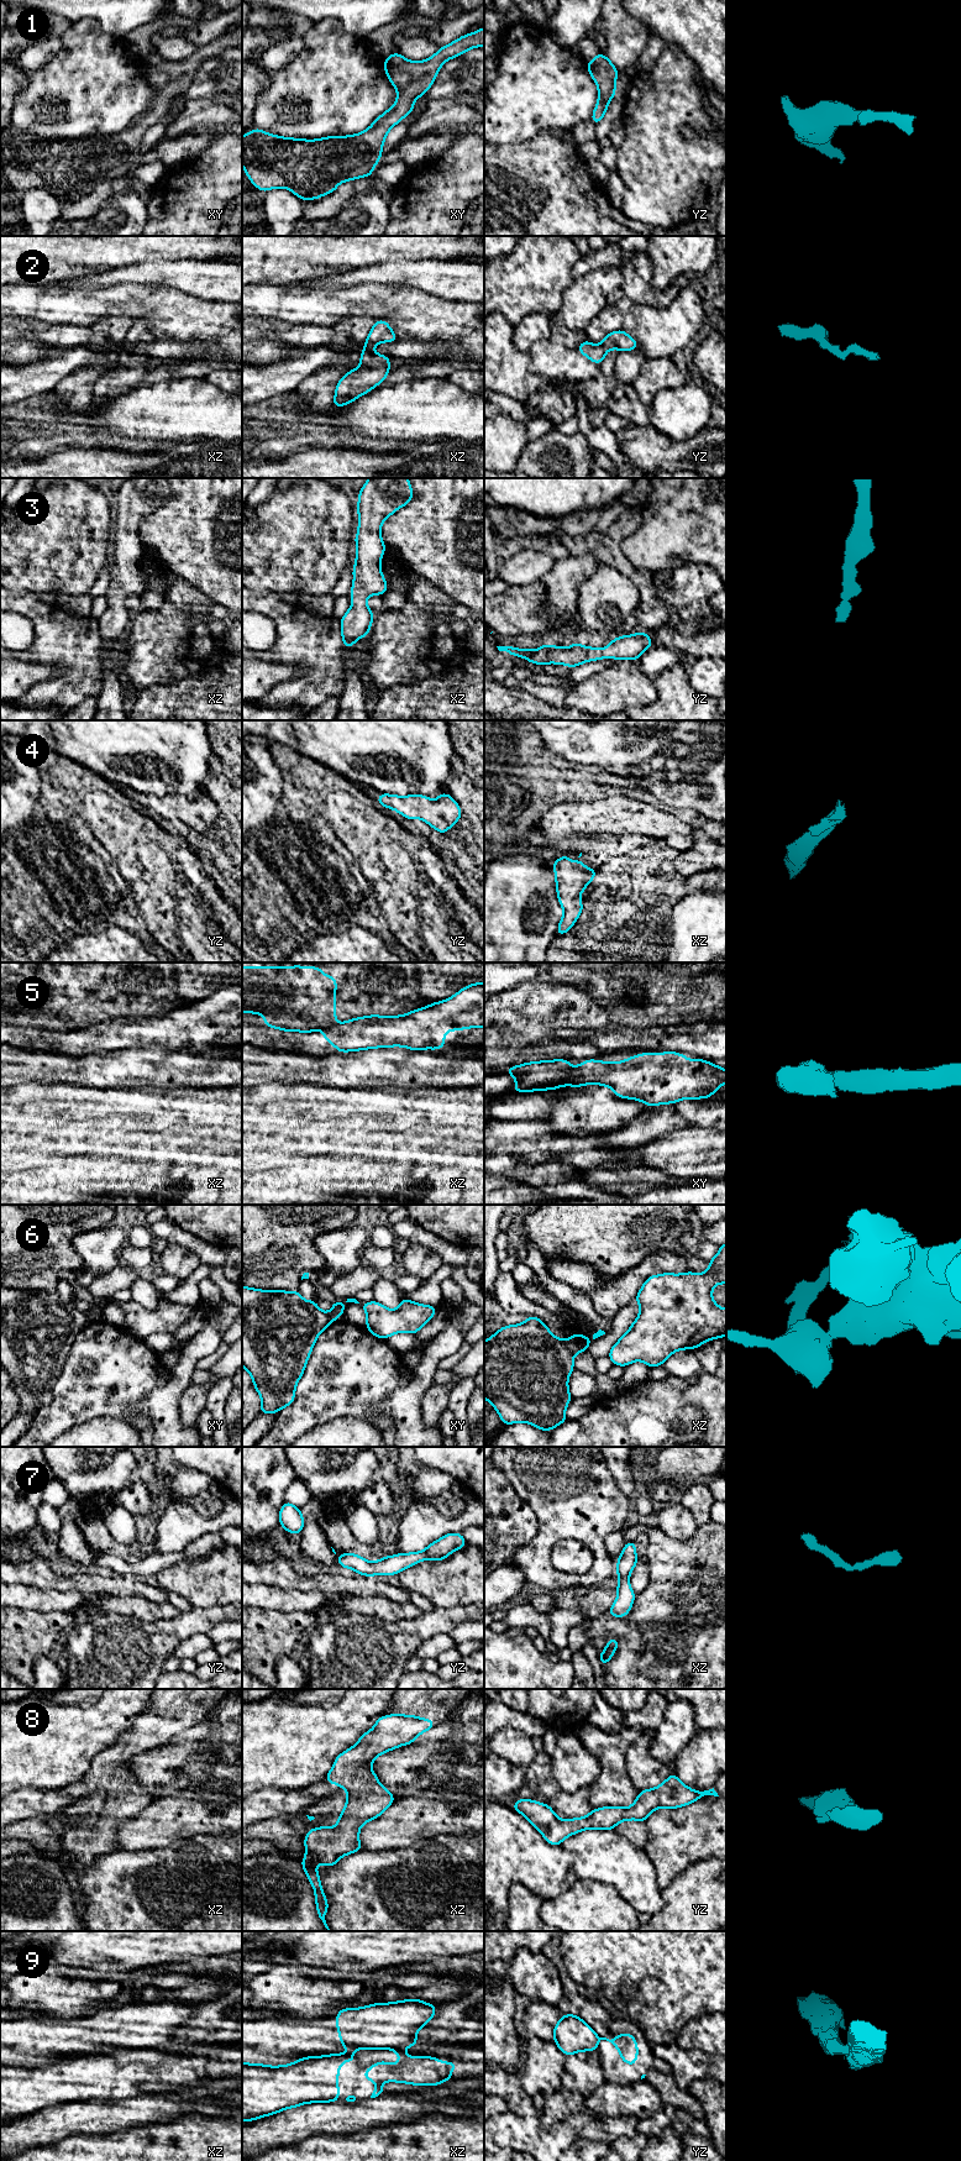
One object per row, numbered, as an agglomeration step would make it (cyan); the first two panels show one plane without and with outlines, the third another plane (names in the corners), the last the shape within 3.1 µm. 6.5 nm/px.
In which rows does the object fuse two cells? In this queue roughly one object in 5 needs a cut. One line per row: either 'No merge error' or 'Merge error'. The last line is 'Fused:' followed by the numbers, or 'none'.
1: No merge error
2: No merge error
3: No merge error
4: No merge error
5: Merge error
6: Merge error
7: No merge error
8: No merge error
9: Merge error
Fused: 5, 6, 9

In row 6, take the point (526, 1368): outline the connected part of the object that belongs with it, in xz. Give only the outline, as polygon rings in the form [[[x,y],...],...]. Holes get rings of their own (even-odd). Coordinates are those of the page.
[[[535,1316],[520,1325],[505,1326],[484,1341],[484,1397],[497,1409],[503,1425],[526,1422],[542,1431],[551,1431],[568,1418],[564,1410],[572,1396],[568,1391],[568,1375],[574,1370],[573,1353],[567,1348],[566,1341],[558,1339]]]

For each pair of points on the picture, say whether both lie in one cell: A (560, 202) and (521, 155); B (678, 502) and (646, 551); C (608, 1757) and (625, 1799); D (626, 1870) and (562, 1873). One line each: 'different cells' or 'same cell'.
A: same cell
B: same cell
C: same cell
D: different cells

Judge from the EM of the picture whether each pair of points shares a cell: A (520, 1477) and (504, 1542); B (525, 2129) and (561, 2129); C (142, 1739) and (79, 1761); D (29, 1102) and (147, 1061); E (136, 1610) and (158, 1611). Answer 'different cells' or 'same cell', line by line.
A: different cells
B: same cell
C: different cells
D: different cells
E: same cell

